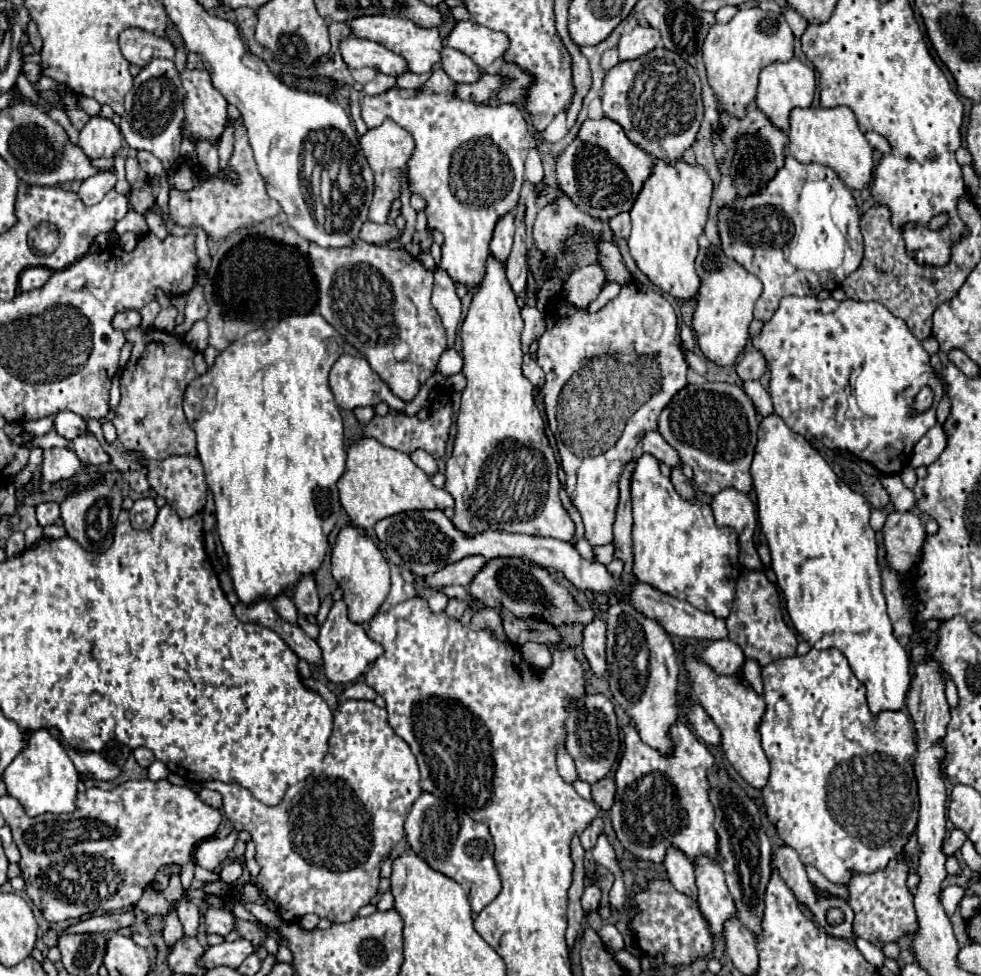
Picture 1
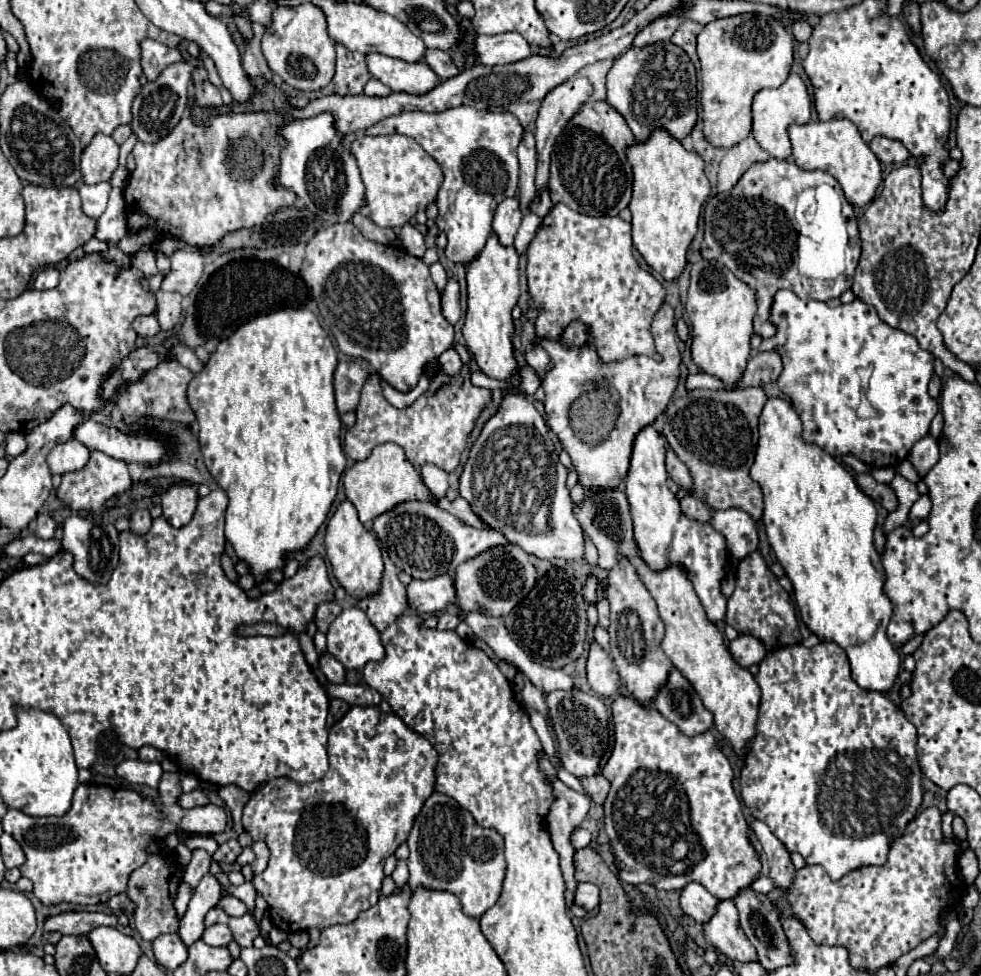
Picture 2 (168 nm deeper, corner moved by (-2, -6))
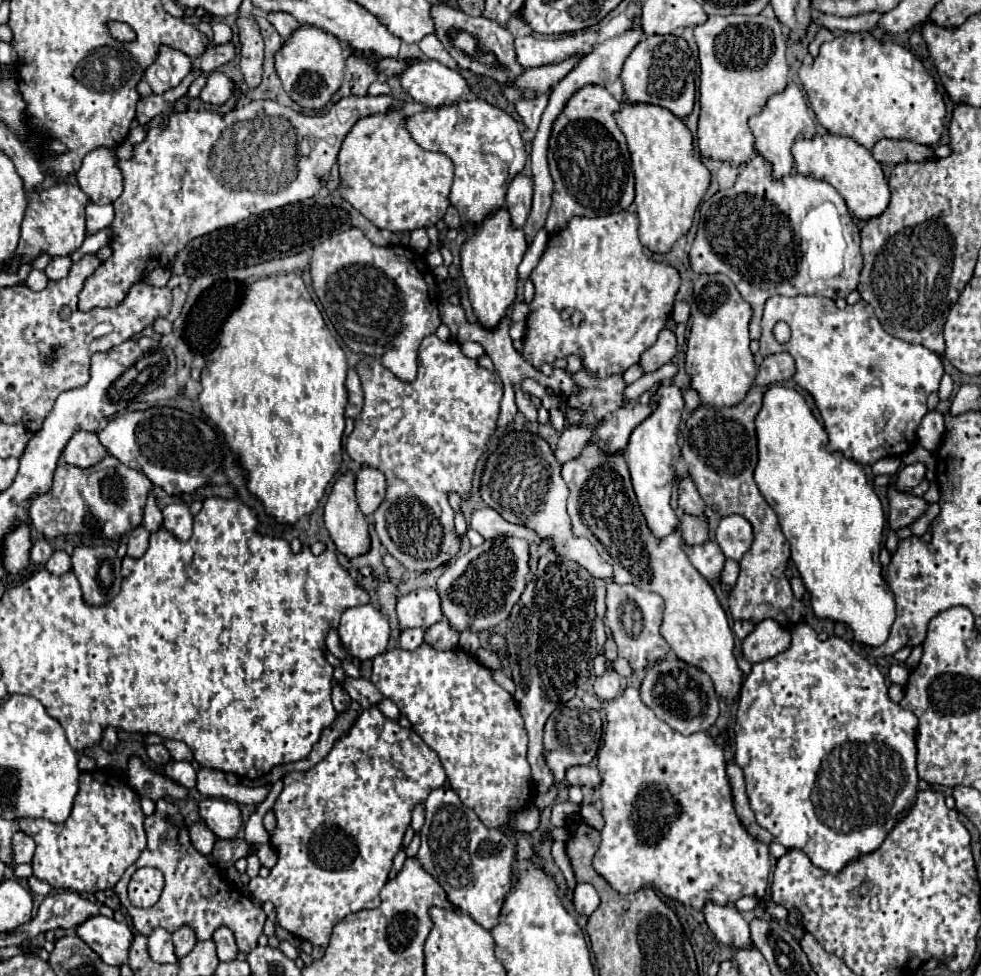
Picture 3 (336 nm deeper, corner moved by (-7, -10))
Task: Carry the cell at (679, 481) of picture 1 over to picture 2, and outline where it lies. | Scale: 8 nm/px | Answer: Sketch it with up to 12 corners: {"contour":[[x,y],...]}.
{"contour":[[694,495],[680,499],[684,515],[696,521],[710,521],[712,511]]}

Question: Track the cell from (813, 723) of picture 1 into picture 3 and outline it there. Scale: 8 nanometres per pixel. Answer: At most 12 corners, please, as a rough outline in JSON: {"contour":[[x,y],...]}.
{"contour":[[805,621],[753,663],[757,823],[837,875],[915,803],[915,715]]}

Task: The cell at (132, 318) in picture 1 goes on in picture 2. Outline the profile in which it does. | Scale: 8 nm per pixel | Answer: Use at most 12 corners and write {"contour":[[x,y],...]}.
{"contour":[[156,315],[134,319],[134,331],[152,337],[160,331]]}

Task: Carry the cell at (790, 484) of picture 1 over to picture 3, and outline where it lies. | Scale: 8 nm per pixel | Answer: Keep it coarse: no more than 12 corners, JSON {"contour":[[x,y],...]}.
{"contour":[[769,385],[755,483],[815,615],[883,645],[885,515],[803,395]]}

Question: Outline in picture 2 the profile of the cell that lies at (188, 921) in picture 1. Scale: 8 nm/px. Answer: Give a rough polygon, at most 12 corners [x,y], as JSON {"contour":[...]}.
{"contour":[[192,851],[184,881],[196,891],[200,879],[210,869],[206,851]]}

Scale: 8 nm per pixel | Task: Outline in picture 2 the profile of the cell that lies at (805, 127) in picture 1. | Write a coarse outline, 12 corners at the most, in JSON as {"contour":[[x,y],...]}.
{"contour":[[848,119],[792,123],[792,157],[822,169],[852,205],[882,183],[876,155]]}

